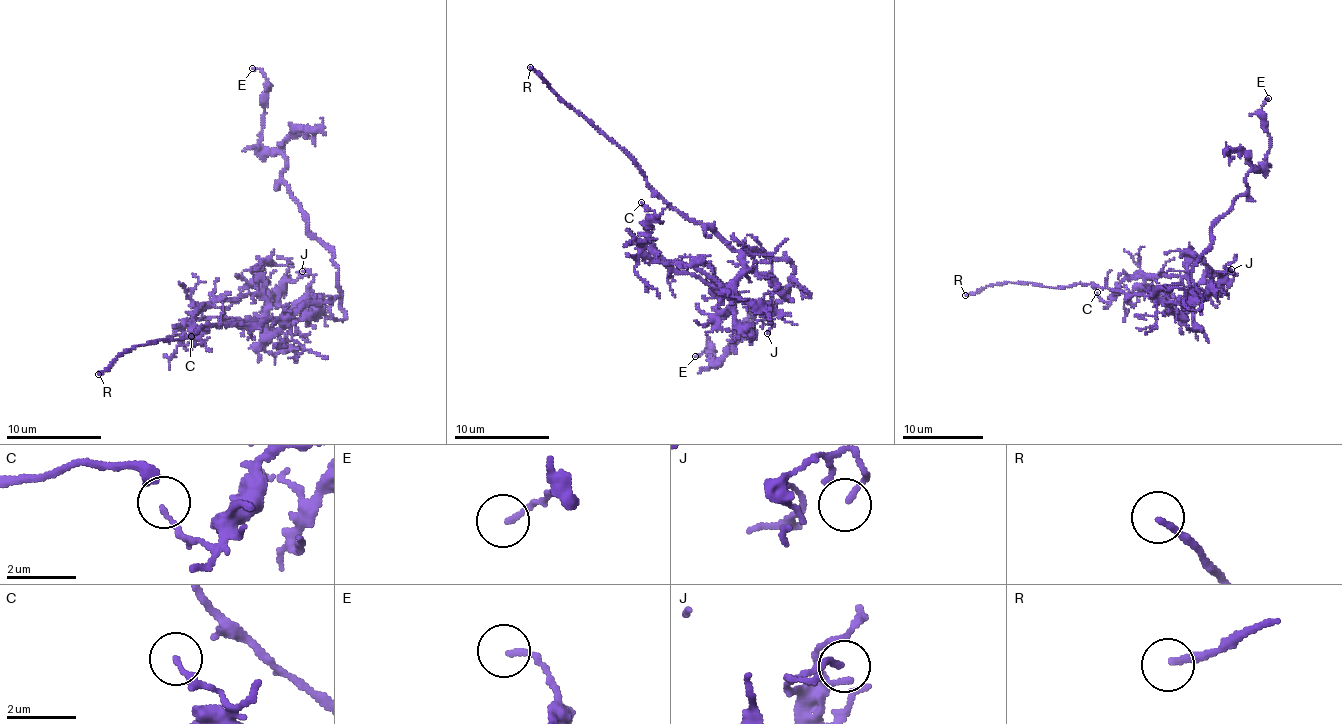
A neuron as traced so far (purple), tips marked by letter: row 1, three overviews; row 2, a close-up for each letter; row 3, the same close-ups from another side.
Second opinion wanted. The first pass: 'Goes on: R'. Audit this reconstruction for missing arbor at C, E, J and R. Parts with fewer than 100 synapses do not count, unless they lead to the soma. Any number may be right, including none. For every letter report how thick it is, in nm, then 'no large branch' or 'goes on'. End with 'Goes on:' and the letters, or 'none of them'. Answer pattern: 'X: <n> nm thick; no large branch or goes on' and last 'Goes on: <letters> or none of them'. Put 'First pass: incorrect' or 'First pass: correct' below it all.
C: 110 nm thick; no large branch
E: 140 nm thick; no large branch
J: 150 nm thick; no large branch
R: 170 nm thick; goes on
Goes on: R
First pass: correct

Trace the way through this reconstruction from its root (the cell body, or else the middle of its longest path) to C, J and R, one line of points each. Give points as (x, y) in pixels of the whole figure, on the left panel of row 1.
C: (336, 298), (296, 309), (268, 334), (254, 320), (201, 320), (198, 309), (194, 327), (201, 344), (191, 336)
J: (336, 298), (296, 309), (271, 334), (268, 331), (266, 308), (270, 296), (287, 282), (308, 274), (302, 271)
R: (336, 298), (307, 303), (269, 320), (207, 325), (184, 338), (147, 342), (121, 353), (98, 374)

